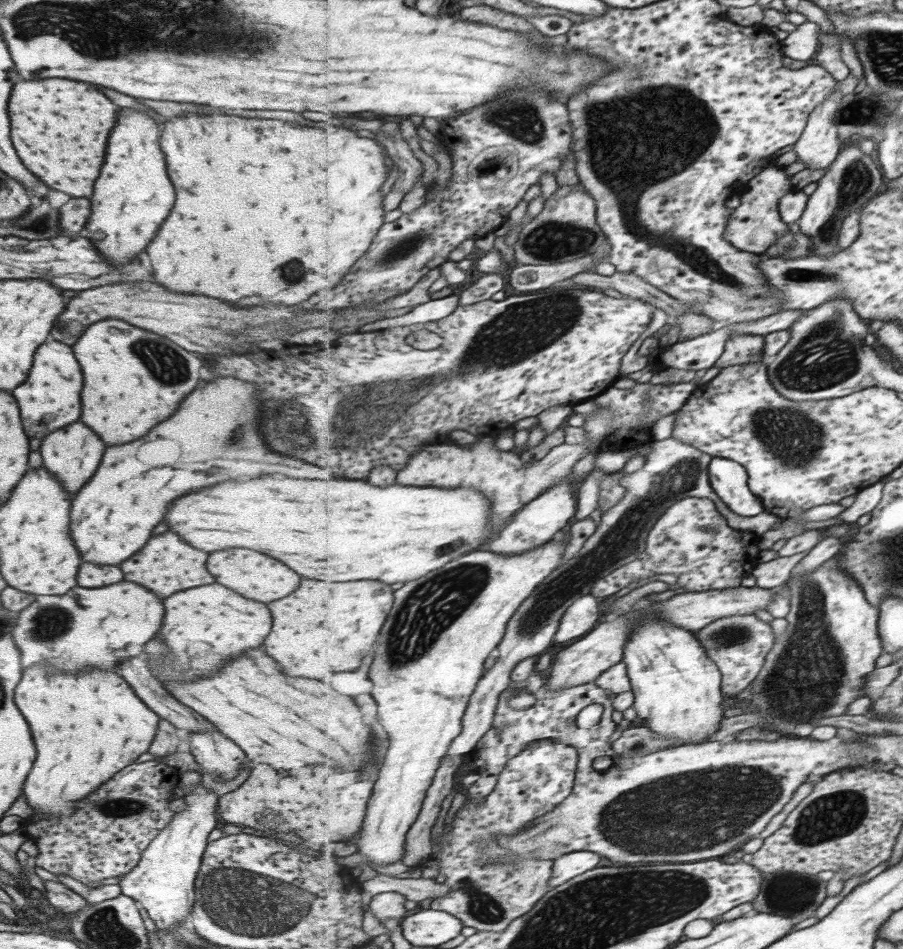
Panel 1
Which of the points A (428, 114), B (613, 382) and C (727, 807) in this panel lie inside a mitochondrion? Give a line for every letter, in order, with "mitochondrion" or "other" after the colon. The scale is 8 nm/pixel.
A: other
B: other
C: mitochondrion

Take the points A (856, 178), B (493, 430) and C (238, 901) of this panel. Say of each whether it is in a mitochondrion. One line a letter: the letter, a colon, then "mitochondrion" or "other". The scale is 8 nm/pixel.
A: mitochondrion
B: other
C: mitochondrion

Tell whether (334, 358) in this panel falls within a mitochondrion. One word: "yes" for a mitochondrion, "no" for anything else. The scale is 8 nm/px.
no

